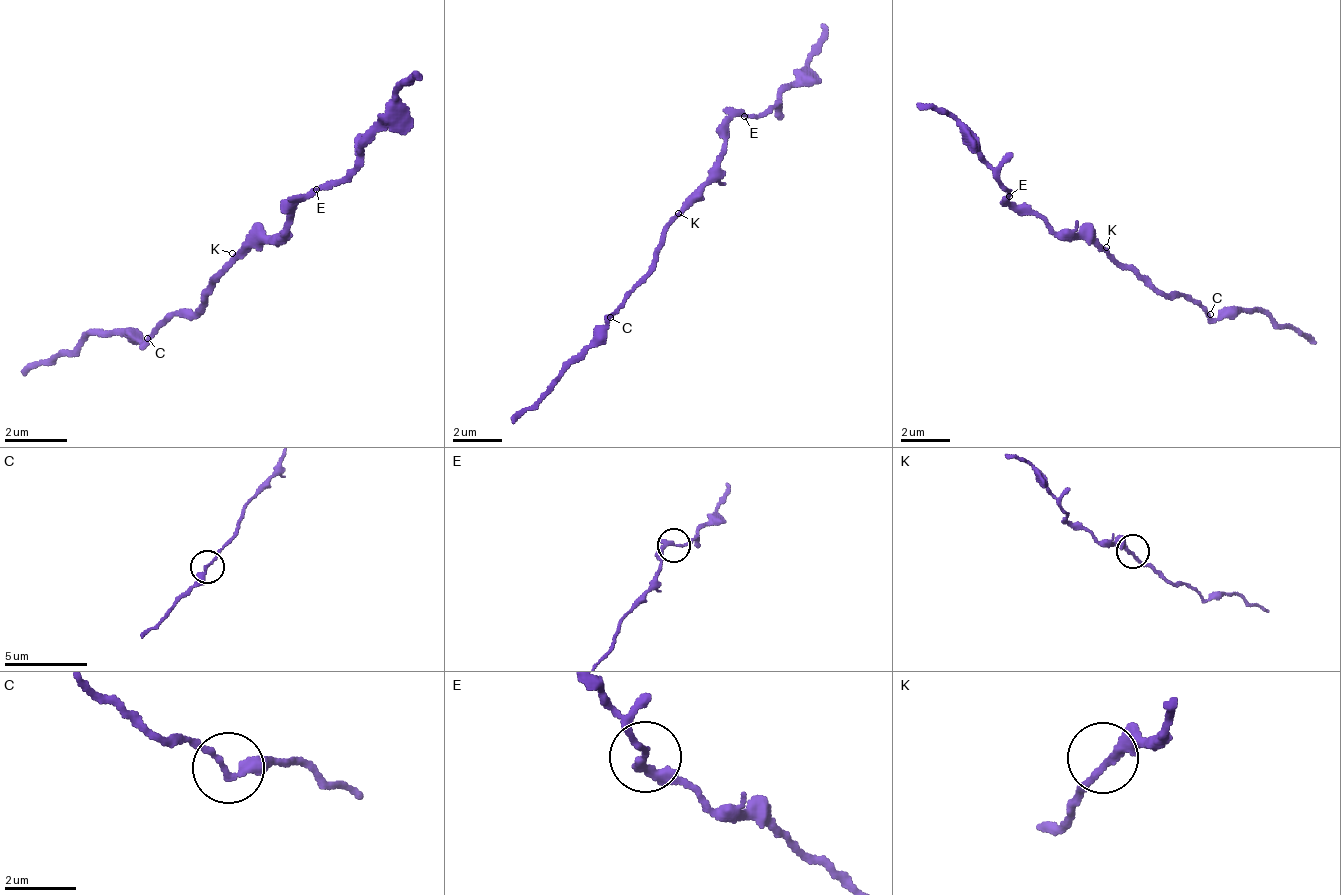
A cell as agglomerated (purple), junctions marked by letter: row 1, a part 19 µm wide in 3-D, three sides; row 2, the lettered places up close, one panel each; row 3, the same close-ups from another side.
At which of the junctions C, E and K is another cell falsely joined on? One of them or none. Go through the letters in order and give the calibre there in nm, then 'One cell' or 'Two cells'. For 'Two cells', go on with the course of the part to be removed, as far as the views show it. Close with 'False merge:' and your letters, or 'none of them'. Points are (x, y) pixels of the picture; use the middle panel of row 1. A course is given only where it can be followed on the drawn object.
C: Thickness 200 nm. One cell
E: Thickness 200 nm. One cell
K: Thickness 200 nm. One cell
False merge: none of them

